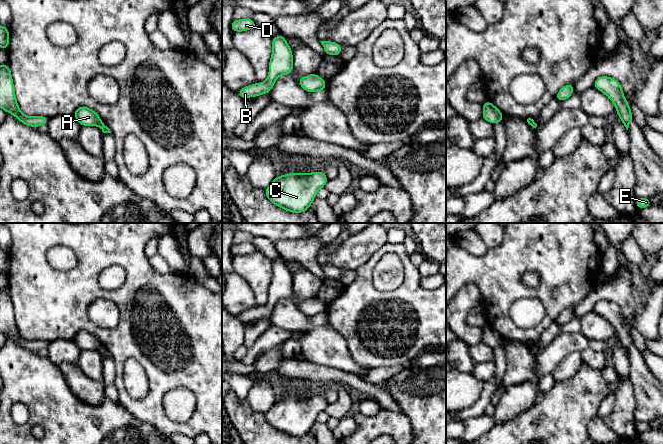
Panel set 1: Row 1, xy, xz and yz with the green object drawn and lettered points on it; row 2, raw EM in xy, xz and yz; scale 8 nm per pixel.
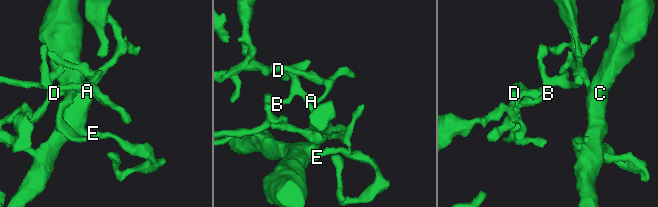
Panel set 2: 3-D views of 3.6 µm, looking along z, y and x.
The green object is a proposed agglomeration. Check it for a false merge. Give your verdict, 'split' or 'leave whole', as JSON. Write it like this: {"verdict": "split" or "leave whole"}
{"verdict": "split"}

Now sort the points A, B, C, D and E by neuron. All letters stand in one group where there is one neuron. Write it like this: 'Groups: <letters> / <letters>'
Groups: A B C E / D

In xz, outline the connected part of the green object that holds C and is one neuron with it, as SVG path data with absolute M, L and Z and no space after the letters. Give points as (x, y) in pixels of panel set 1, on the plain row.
M323 395L313 397L288 397L277 400L264 414L270 426L292 437L308 434L319 413L328 405Z

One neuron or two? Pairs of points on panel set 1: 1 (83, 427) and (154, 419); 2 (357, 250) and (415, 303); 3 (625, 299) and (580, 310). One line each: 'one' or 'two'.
1: two
2: two
3: one

